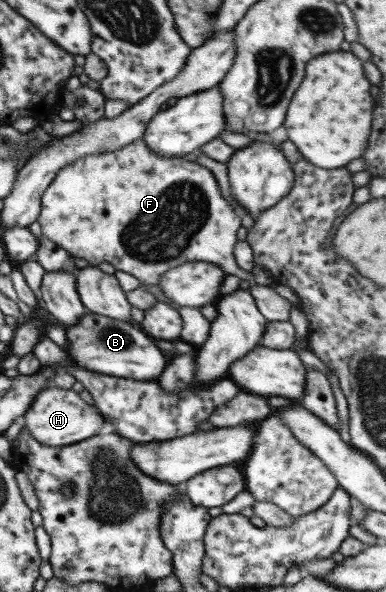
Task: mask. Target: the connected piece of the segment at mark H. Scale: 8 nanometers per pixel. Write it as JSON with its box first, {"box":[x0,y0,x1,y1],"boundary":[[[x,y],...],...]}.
{"box":[25,388,101,447],"boundary":[[[45,388],[35,396],[31,408],[25,416],[25,427],[31,436],[44,445],[58,447],[59,445],[75,444],[81,440],[95,436],[101,428],[101,416],[89,404],[85,404],[73,390]]]}

